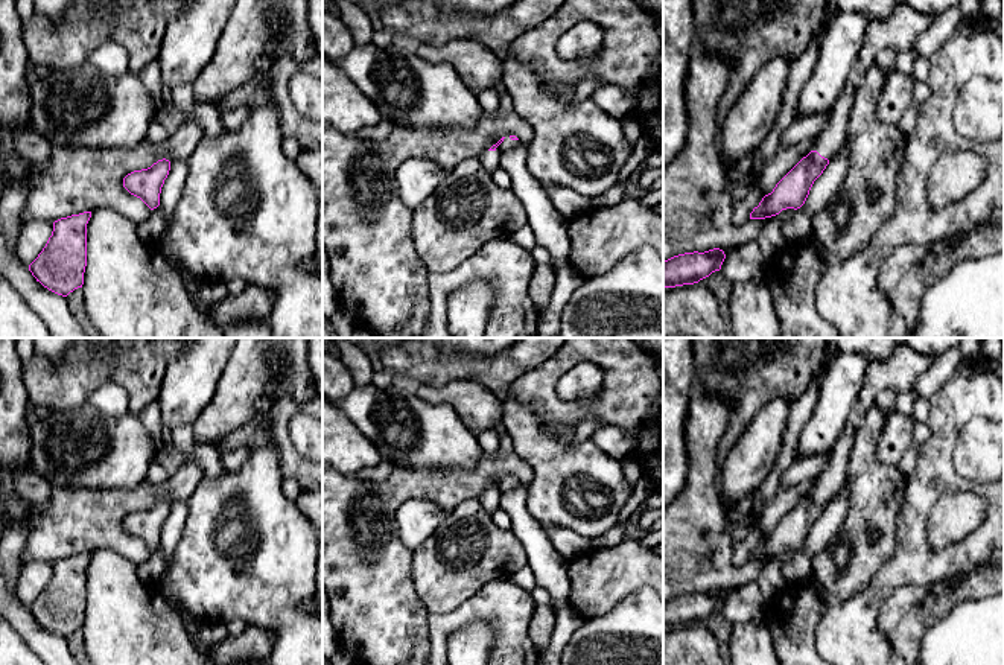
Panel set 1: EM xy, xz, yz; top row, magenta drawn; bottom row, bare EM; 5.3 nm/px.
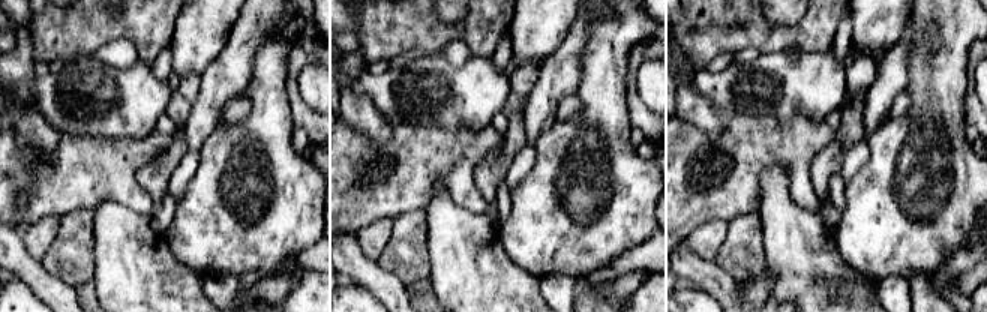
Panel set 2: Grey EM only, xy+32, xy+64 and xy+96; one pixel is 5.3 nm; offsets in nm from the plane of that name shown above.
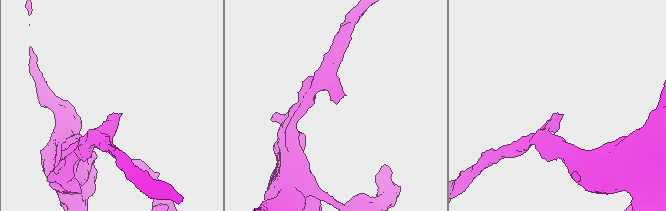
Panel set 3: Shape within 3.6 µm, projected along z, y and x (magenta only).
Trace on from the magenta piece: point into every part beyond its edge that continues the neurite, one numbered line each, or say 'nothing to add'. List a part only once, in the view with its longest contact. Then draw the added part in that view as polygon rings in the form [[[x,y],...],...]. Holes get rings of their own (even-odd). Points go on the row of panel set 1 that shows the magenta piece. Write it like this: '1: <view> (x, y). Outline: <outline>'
1: xz (490, 160). Outline: [[[505,135],[504,142],[494,151],[485,151],[479,155],[479,161],[487,172],[491,175],[500,167],[500,158],[505,152],[514,149],[520,140],[511,140],[510,135]]]

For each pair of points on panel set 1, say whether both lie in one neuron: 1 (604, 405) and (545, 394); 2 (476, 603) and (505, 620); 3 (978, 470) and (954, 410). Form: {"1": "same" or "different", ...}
{"1": "same", "2": "same", "3": "different"}

